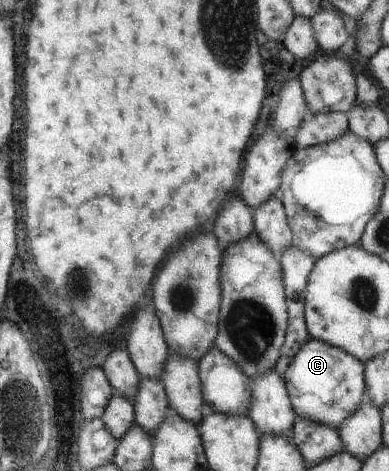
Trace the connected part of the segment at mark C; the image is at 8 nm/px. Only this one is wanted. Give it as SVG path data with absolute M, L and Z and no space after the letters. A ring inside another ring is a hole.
M309 340L288 365L283 379L298 418L338 430L366 399L365 366L350 353L322 341Z

